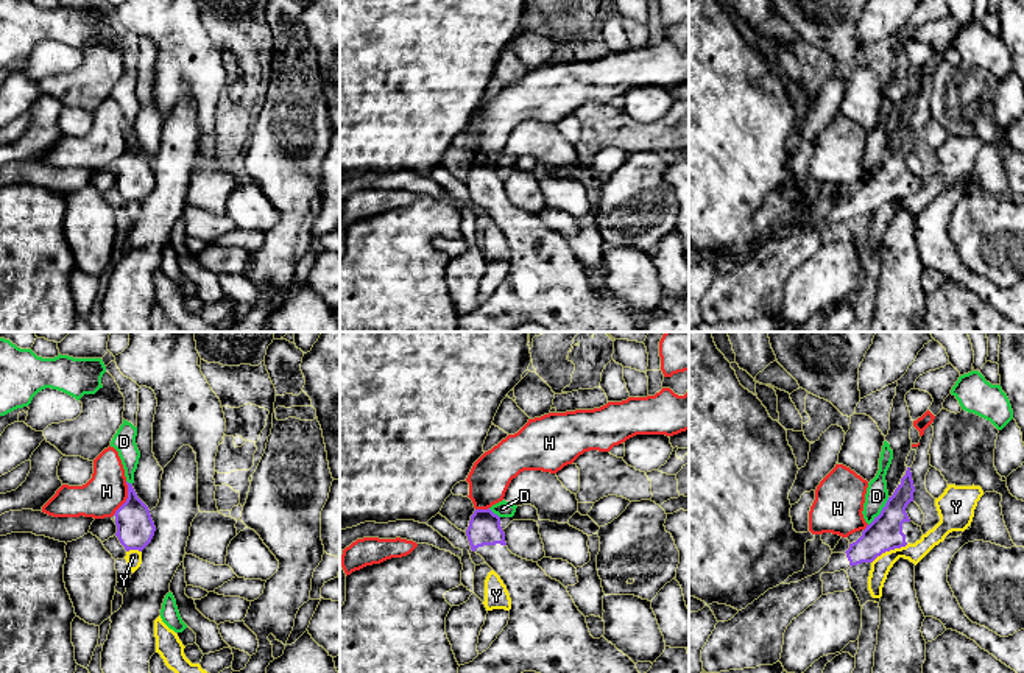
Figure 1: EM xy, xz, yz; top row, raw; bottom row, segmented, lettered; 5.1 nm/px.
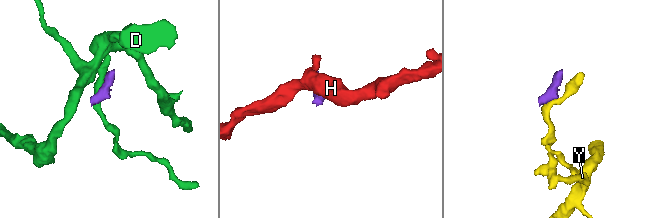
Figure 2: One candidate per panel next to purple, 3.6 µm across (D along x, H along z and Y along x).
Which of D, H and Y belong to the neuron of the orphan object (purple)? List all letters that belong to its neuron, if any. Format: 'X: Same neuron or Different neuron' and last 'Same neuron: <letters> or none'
D: Different neuron
H: Different neuron
Y: Different neuron
Same neuron: none

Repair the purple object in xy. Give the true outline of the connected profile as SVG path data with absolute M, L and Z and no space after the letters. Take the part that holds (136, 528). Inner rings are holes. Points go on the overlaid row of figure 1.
M128 483L128 499L115 511L115 525L120 544L126 551L142 551L153 539L156 527L148 506L137 497L131 483Z

